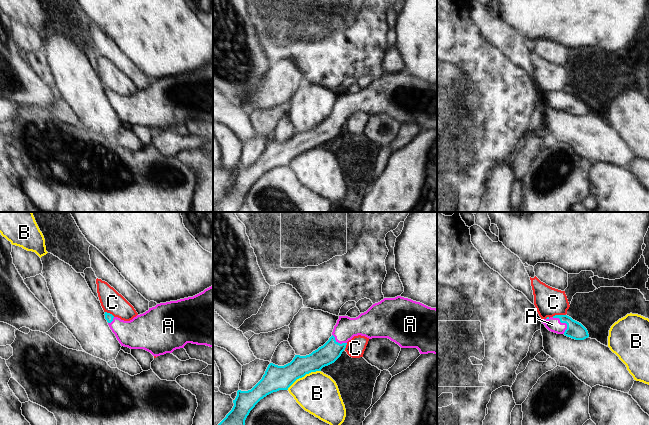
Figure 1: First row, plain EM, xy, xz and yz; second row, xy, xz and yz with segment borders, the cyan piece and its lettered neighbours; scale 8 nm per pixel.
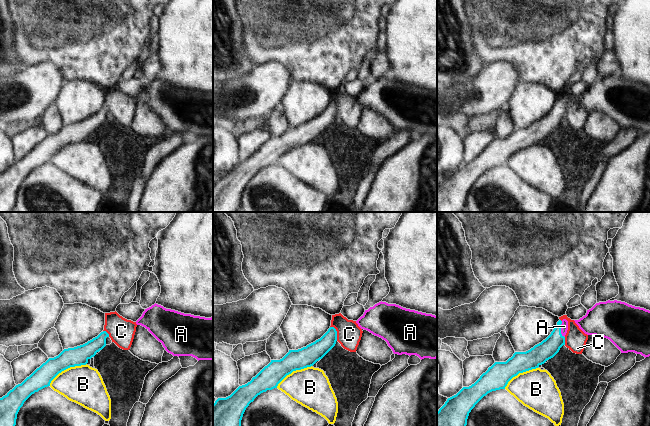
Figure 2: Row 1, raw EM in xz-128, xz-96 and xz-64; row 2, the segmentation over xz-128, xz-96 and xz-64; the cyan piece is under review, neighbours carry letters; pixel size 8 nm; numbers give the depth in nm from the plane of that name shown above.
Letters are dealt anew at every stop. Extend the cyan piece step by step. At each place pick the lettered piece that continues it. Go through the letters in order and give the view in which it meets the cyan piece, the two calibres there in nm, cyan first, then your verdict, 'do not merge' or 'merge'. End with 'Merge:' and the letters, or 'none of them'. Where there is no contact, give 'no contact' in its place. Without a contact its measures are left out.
A: yz | 140/110 nm | merge
B: xz | 200/340 nm | do not merge
C: yz | 140/220 nm | do not merge
Merge: A

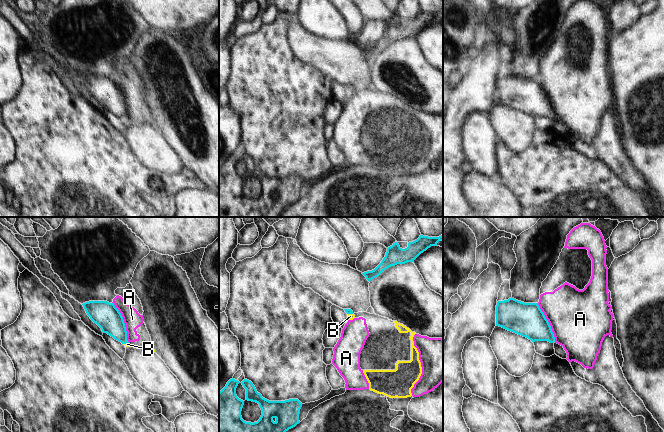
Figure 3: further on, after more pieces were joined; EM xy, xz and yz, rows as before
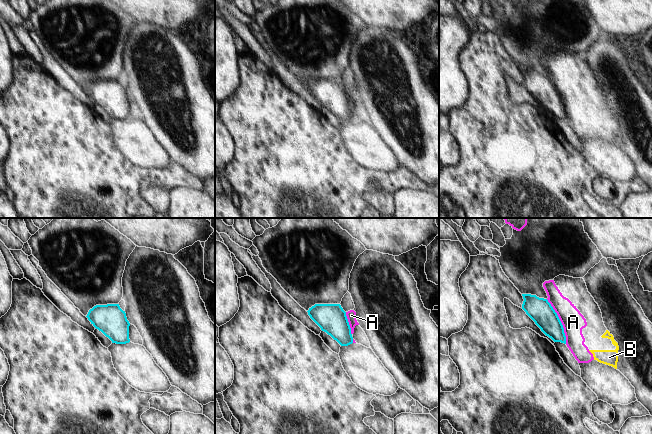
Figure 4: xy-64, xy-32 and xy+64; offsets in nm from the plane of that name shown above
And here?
A: xy | 200/140 nm | do not merge
B: xy | 200/30 nm | do not merge
Merge: none of them

